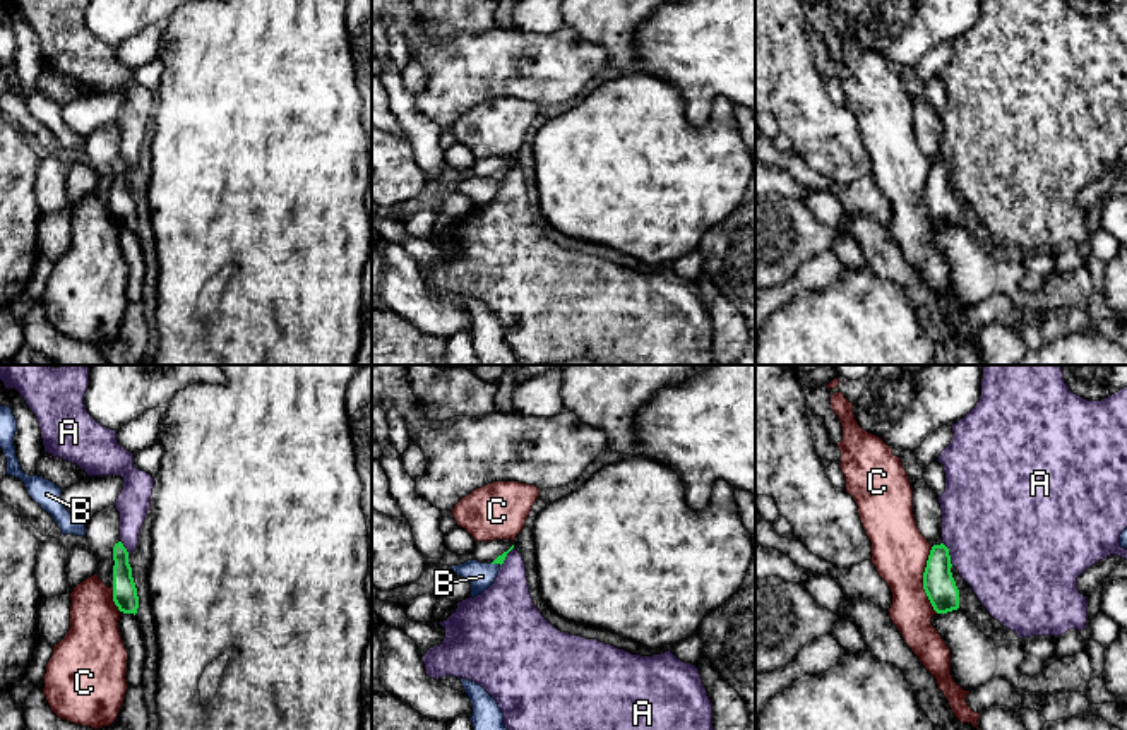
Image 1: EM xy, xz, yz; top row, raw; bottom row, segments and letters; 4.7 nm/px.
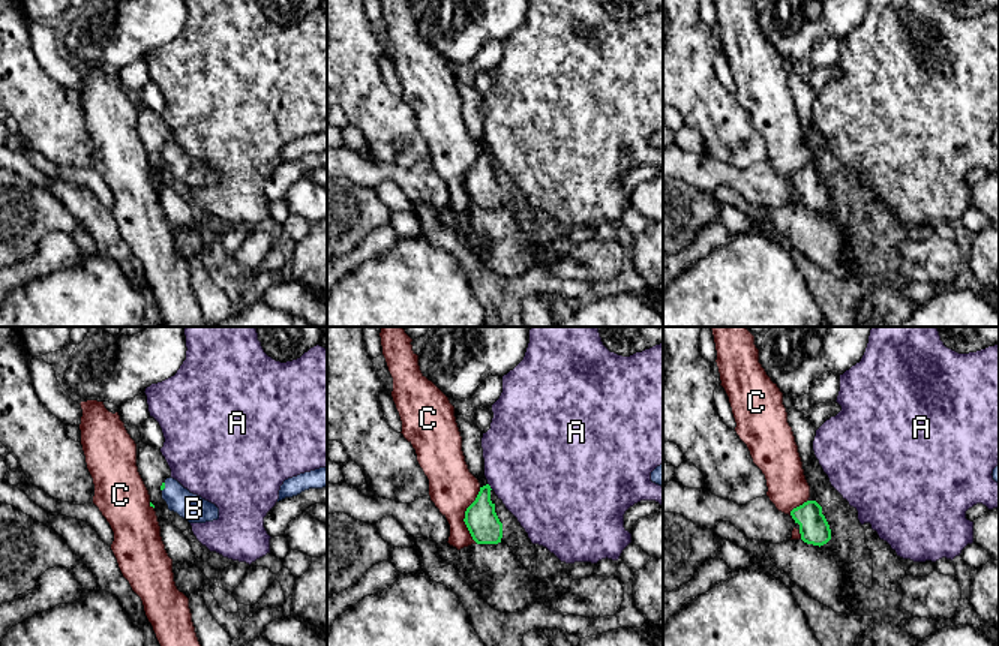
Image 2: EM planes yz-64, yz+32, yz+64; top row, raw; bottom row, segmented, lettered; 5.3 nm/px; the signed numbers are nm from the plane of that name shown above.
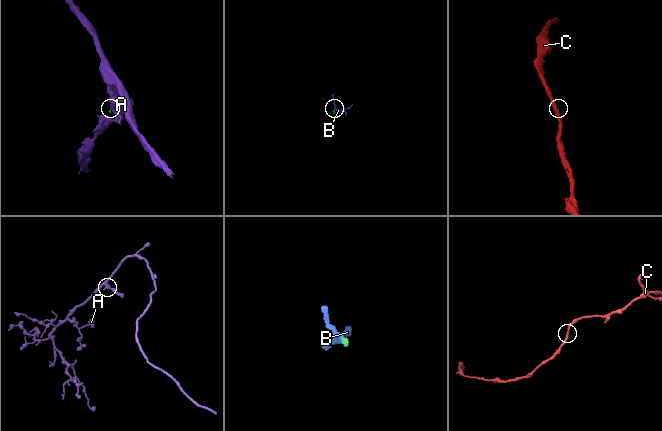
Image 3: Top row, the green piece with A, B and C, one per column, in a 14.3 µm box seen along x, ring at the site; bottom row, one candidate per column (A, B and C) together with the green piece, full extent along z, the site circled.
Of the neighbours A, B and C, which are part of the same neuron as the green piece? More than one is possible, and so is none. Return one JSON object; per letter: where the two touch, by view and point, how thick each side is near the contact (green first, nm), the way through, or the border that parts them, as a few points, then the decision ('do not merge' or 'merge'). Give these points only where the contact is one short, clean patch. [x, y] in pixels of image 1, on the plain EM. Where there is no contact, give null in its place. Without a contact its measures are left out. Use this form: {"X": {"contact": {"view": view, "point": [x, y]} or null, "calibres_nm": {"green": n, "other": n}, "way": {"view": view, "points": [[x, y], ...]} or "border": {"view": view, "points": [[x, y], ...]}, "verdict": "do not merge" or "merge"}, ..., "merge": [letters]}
{"A": {"contact": {"view": "yz", "point": [948, 170]}, "calibres_nm": {"green": 150, "other": 480}, "border": {"view": "yz", "points": [[942, 158], [953, 180]]}, "verdict": "do not merge"}, "B": {"contact": {"view": "xz", "point": [495, 179]}, "calibres_nm": {"green": 40, "other": 120}, "way": {"view": "xz", "points": [[499, 175], [495, 179], [482, 192]]}, "verdict": "merge"}, "C": {"contact": {"view": "yz", "point": [924, 196]}, "calibres_nm": {"green": 150, "other": 260}, "border": {"view": "yz", "points": [[930, 163], [924, 189], [924, 208], [937, 228]]}, "verdict": "do not merge"}, "merge": ["B"]}

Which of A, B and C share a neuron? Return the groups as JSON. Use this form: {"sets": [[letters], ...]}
{"sets": [["A"], ["B"], ["C"]]}

